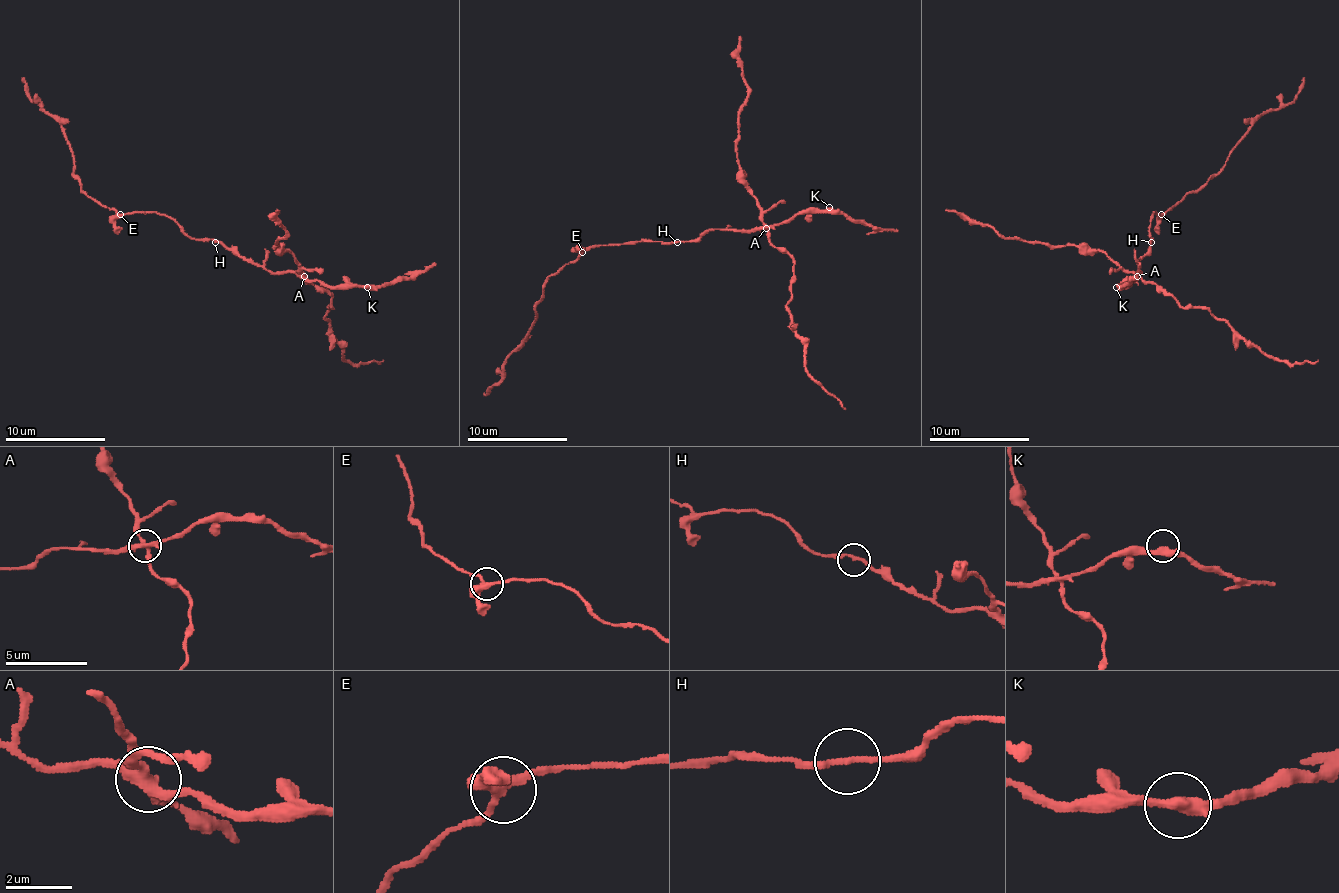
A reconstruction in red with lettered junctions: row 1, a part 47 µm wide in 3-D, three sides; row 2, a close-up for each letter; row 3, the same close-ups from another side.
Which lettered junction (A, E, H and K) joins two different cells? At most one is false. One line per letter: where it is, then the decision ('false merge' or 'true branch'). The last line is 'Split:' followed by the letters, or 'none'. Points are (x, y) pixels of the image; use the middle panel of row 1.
A: place (766, 228); false merge
E: place (582, 252); true branch
H: place (677, 242); true branch
K: place (829, 207); true branch
Split: A

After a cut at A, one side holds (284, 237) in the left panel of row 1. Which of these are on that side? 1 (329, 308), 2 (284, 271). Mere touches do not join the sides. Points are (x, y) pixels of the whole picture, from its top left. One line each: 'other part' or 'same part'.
1: same part
2: other part

